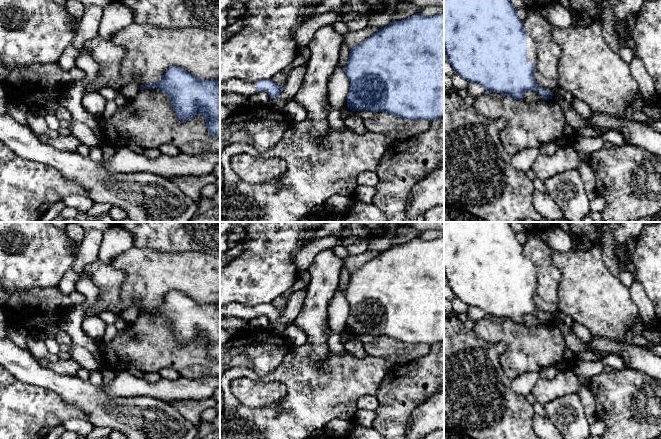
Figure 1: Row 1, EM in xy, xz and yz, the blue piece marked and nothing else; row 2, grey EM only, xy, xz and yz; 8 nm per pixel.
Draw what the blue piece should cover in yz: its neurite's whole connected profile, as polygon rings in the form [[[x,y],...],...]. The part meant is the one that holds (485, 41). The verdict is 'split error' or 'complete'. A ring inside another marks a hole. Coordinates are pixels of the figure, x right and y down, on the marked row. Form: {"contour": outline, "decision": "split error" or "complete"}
{"contour": [[[444,0],[444,47],[454,72],[468,82],[479,83],[486,91],[522,100],[526,91],[538,90],[543,101],[552,99],[553,93],[536,83],[537,46],[524,31],[523,22],[510,0]]], "decision": "split error"}

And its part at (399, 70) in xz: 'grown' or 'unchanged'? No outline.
unchanged

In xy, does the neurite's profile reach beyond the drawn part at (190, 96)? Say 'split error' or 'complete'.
complete

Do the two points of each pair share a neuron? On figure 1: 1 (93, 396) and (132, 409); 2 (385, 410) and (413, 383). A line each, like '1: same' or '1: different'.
1: same
2: same

